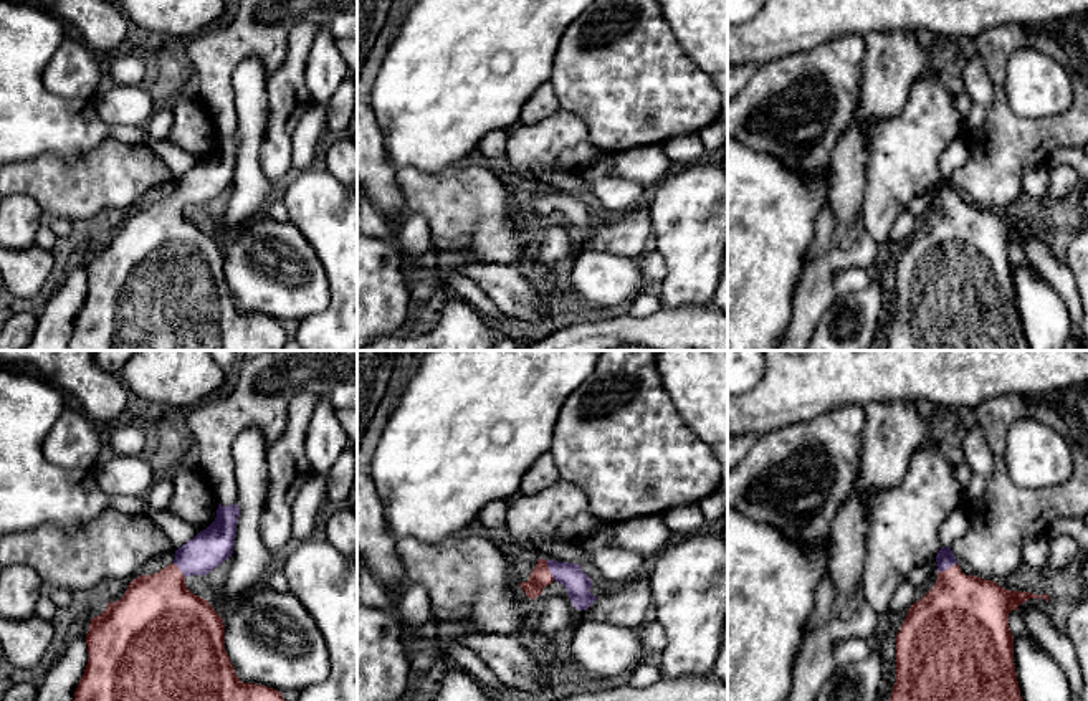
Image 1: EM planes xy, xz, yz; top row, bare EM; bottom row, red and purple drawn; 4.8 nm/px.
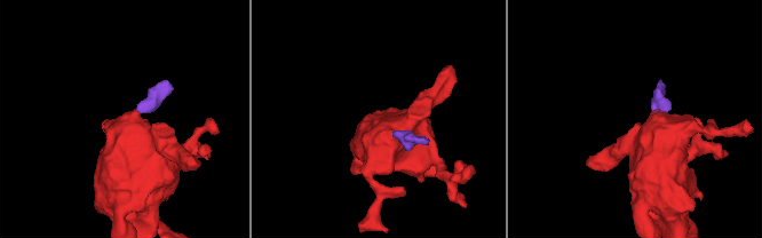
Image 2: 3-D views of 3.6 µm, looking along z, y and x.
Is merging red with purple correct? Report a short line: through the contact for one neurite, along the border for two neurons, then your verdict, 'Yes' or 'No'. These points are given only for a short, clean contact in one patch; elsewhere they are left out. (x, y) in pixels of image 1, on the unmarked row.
Line: yz (963, 247), (949, 197), (944, 187). Yes

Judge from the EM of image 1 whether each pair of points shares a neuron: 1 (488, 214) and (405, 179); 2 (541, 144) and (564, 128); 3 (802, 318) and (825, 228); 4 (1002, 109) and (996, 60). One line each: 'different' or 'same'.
1: same
2: same
3: different
4: same

